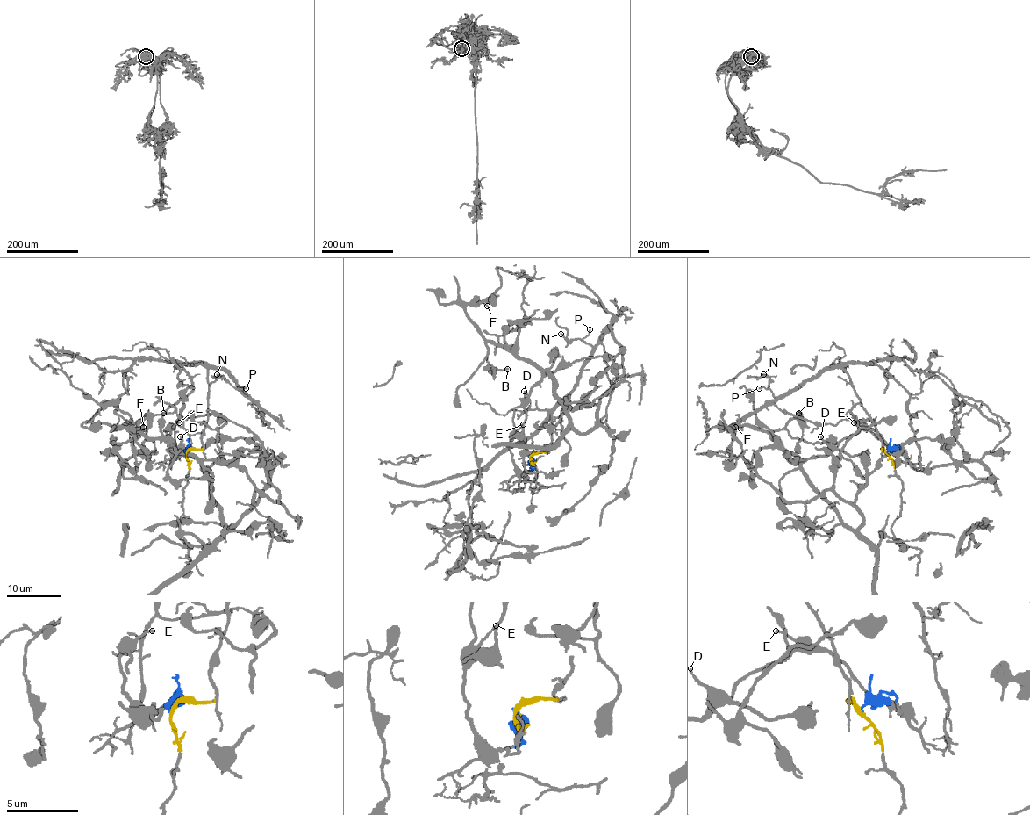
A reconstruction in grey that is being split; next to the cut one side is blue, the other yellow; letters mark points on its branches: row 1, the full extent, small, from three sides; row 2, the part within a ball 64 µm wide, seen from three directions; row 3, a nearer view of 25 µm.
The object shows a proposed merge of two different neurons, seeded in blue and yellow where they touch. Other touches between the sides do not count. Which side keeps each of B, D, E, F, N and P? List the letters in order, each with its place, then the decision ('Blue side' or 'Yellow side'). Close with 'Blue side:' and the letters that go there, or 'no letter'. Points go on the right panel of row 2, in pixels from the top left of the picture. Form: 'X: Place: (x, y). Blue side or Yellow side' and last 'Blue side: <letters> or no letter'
B: Place: (798, 413). Blue side
D: Place: (820, 436). Blue side
E: Place: (854, 422). Blue side
F: Place: (735, 427). Blue side
N: Place: (763, 374). Yellow side
P: Place: (759, 388). Yellow side
Blue side: B, D, E, F

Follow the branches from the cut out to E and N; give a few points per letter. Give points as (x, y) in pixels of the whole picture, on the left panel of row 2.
E: (186, 452), (187, 446), (177, 452), (169, 447), (167, 436), (167, 430), (179, 422)
N: (186, 452), (203, 446), (201, 436), (208, 421), (208, 377), (211, 367), (222, 367), (247, 398), (216, 374)

